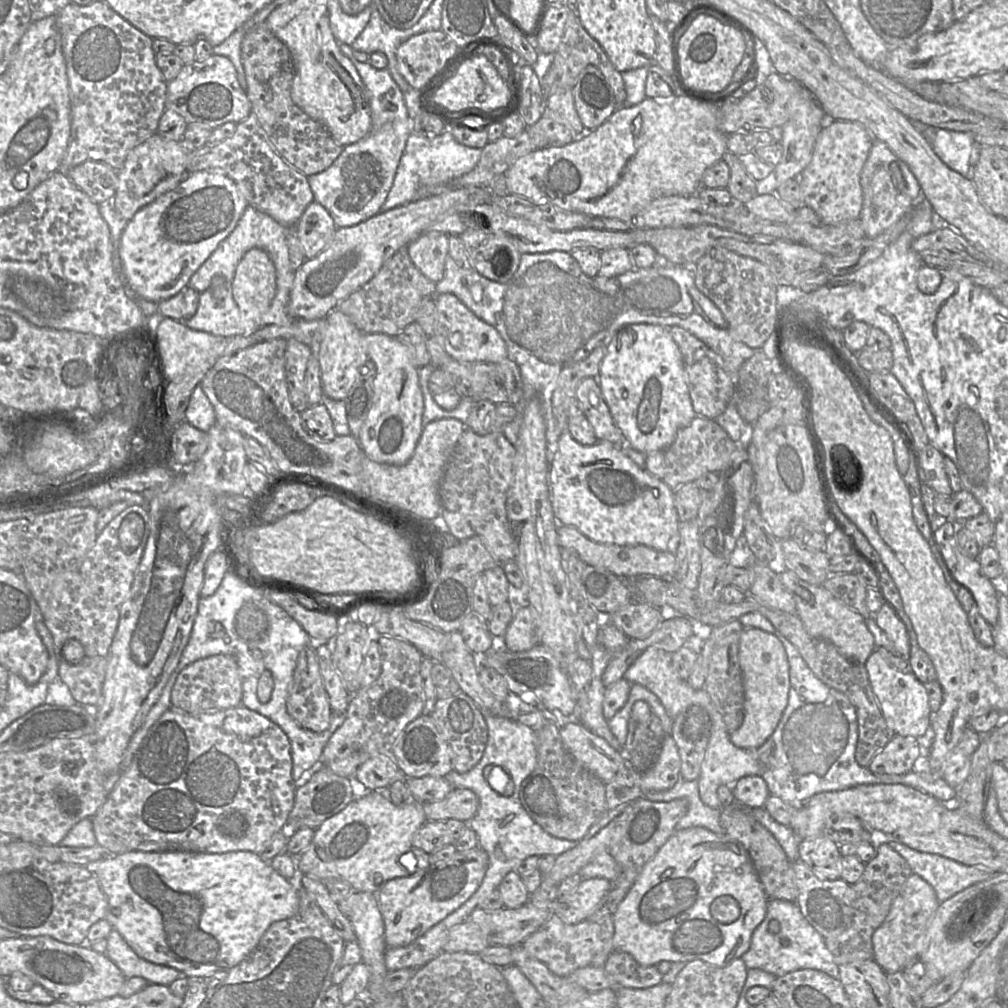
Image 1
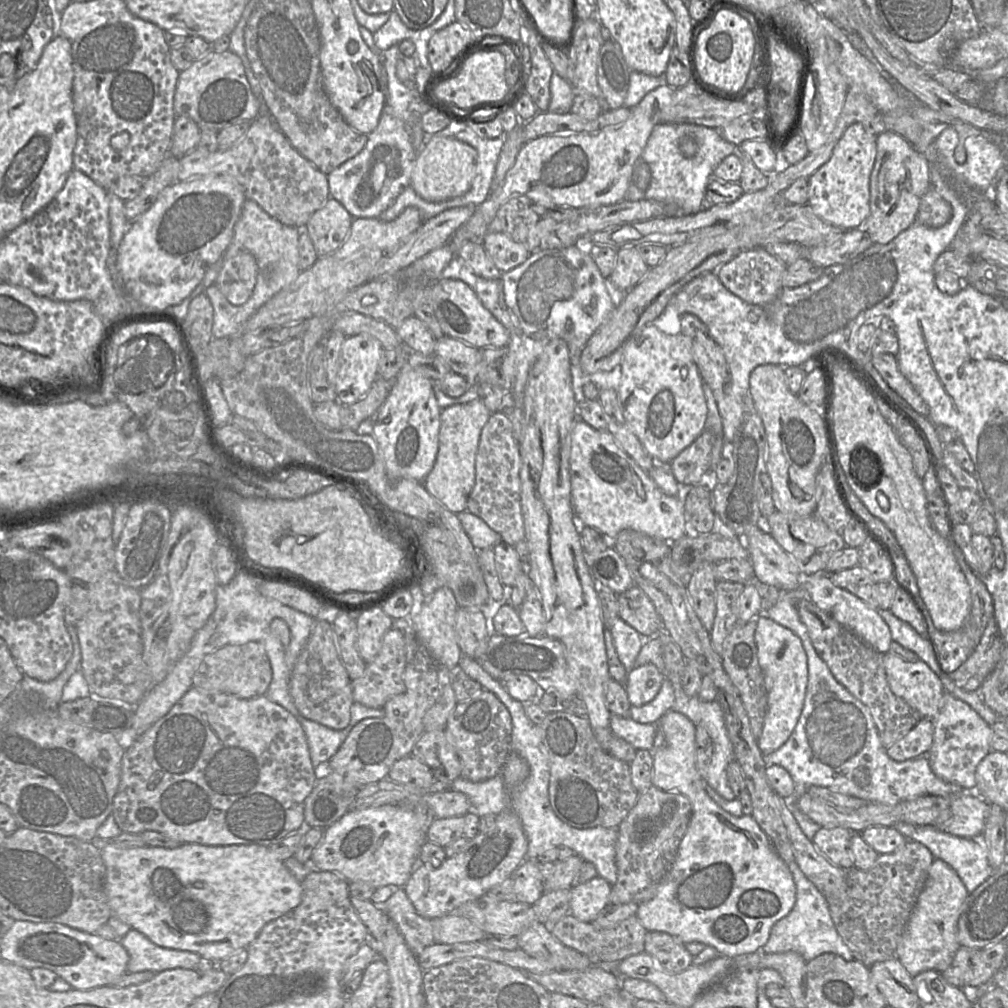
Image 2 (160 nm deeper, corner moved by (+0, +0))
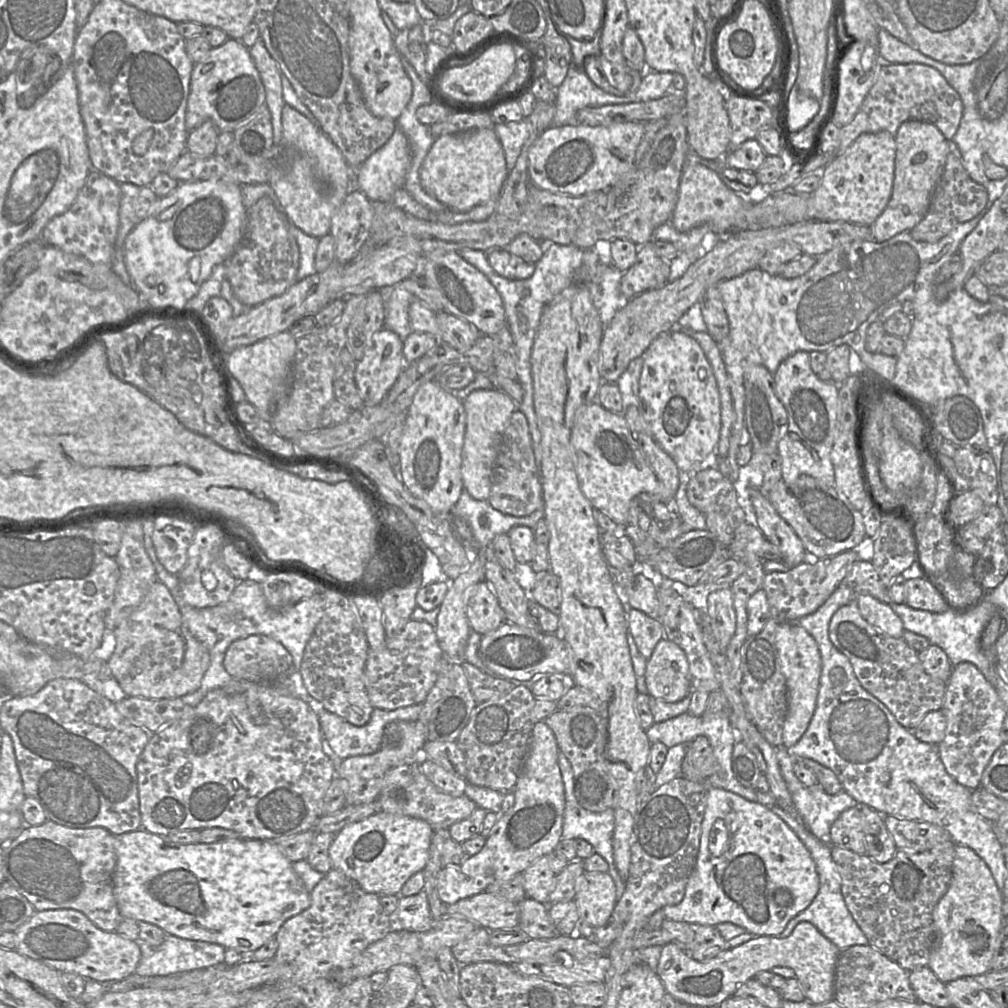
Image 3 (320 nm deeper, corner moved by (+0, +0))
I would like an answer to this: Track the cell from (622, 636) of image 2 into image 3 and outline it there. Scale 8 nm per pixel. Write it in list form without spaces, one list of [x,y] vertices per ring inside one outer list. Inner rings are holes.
[[[631,608],[626,612],[627,633],[630,633],[635,641],[638,651],[646,659],[650,658],[657,643],[664,637],[664,627],[658,618],[652,618],[644,612]]]

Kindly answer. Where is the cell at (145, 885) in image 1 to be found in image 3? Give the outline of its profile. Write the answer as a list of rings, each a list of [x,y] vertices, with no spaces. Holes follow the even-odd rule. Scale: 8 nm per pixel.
[[[144,829],[129,831],[116,836],[116,867],[113,876],[113,890],[117,907],[123,918],[156,925],[166,934],[179,938],[219,944],[226,949],[234,949],[244,955],[250,955],[261,947],[276,935],[287,919],[302,912],[310,905],[310,893],[294,872],[292,862],[286,857],[277,843],[247,839],[205,844],[170,843],[165,840],[164,836],[152,834]]]

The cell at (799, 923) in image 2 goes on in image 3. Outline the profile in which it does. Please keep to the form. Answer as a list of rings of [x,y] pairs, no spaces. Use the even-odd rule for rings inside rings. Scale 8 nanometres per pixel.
[[[777,806],[771,807],[771,809],[792,828],[792,830],[805,844],[815,861],[817,873],[819,875],[819,891],[817,895],[805,910],[800,912],[788,922],[779,937],[788,937],[798,924],[802,922],[809,922],[841,950],[855,945],[868,944],[866,935],[849,912],[843,898],[841,891],[841,877],[831,856],[832,846],[820,841],[816,836],[814,836],[805,826],[799,813],[789,815]]]

